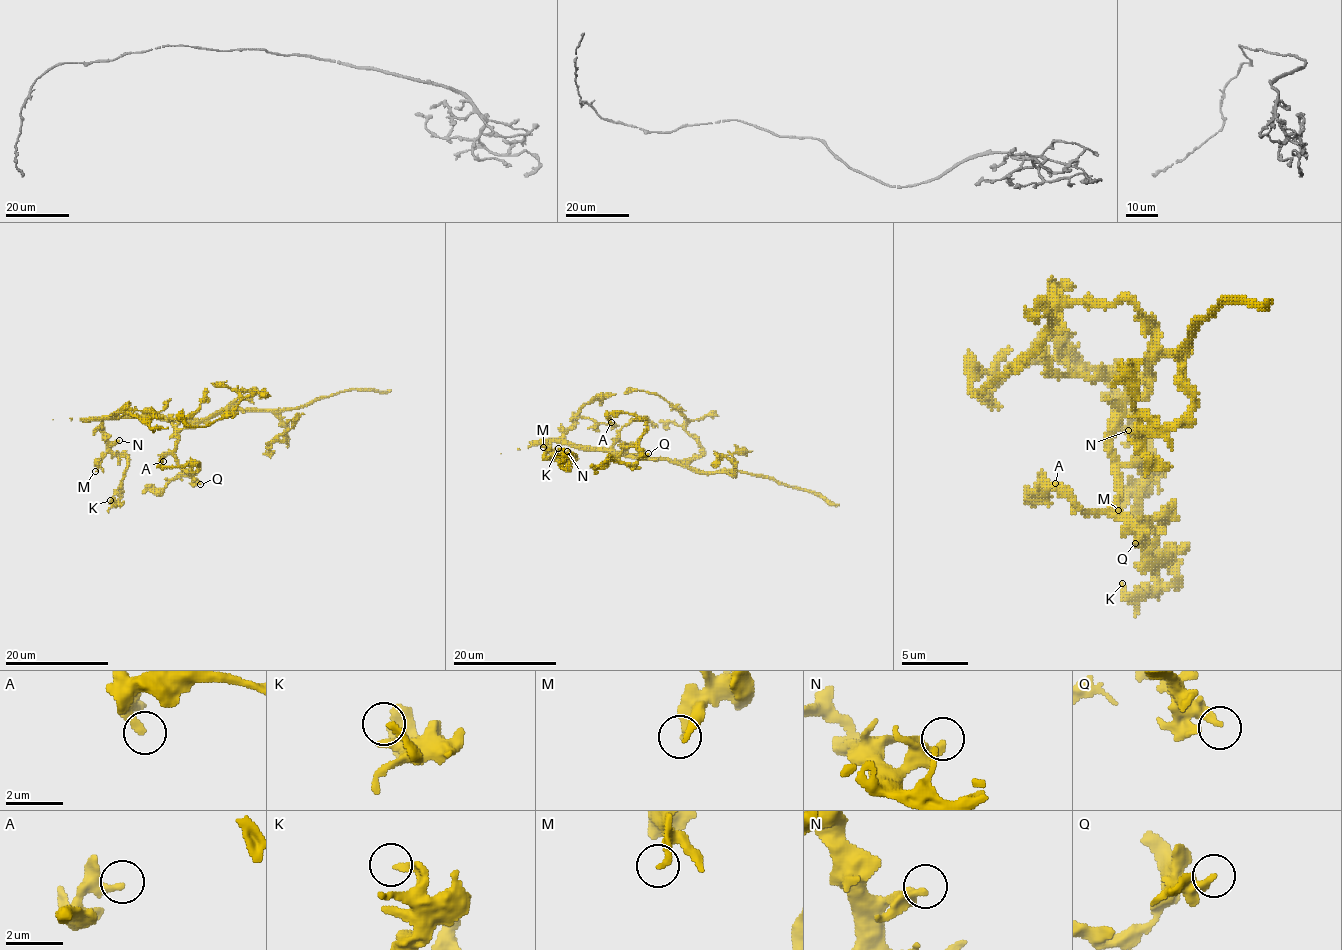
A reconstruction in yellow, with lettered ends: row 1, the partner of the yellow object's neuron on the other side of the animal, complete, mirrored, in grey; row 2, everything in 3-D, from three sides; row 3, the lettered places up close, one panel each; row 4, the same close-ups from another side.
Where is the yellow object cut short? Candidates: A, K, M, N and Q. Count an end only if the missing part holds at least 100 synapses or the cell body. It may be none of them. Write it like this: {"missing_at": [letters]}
{"missing_at": []}

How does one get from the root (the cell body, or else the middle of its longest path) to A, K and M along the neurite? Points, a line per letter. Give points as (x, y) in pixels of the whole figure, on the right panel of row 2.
A: (1145, 376), (1128, 393), (1112, 440), (1118, 497), (1105, 510), (1082, 510), (1052, 487), (1032, 497), (1055, 483)
K: (1145, 376), (1105, 376), (1158, 463), (1145, 480), (1138, 530), (1175, 577), (1135, 597), (1122, 583)
M: (1145, 376), (1132, 370), (1105, 376), (1132, 406), (1132, 430), (1148, 447), (1152, 457), (1148, 477), (1118, 510)

